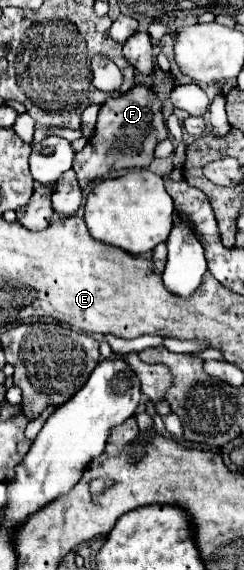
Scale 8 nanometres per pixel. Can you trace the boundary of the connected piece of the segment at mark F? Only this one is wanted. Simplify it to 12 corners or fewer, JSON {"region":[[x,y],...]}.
{"region":[[145,84],[107,100],[75,154],[79,186],[147,168],[167,138]]}

